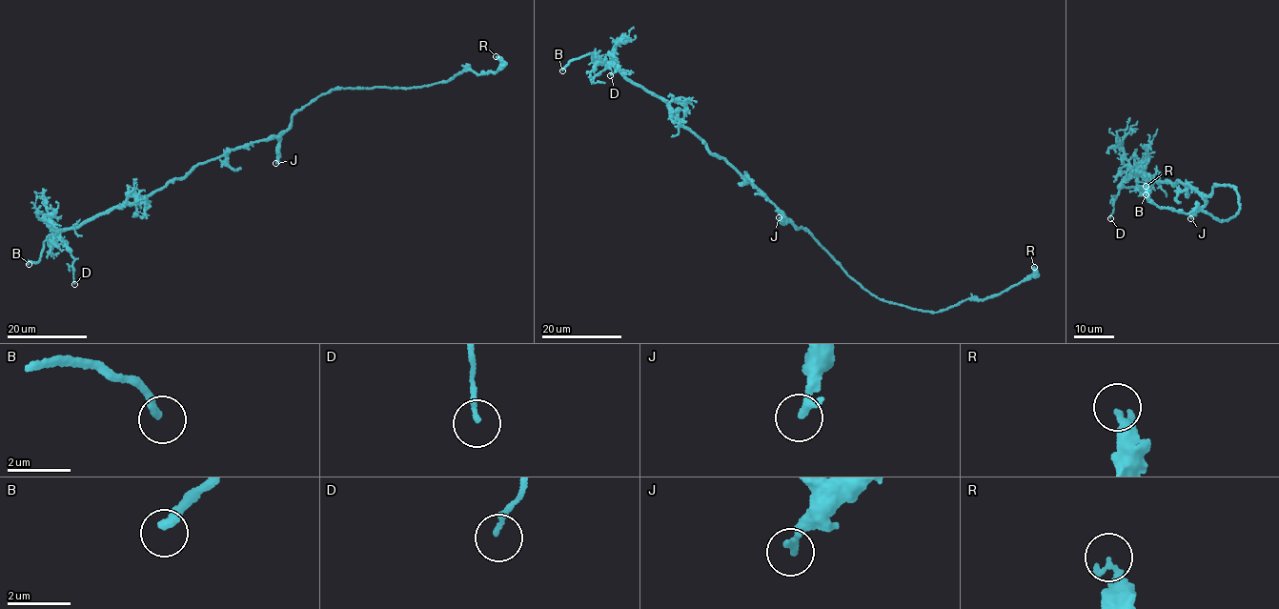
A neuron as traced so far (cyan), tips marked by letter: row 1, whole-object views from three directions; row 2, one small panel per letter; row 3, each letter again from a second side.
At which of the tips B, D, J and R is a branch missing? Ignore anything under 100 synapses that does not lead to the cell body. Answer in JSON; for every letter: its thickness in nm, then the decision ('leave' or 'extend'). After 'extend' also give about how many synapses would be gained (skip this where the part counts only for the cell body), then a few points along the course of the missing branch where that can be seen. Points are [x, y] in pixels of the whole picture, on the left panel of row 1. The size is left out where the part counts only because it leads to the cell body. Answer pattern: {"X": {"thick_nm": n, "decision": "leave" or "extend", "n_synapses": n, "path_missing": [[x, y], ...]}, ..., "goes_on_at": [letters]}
{"B": {"thick_nm": 260, "decision": "extend", "path_missing": [[29, 264], [23, 268], [8, 269], [19, 298], [12, 307]]}, "D": {"thick_nm": 140, "decision": "leave"}, "J": {"thick_nm": 240, "decision": "leave"}, "R": {"thick_nm": 240, "decision": "leave"}, "goes_on_at": ["B"]}

